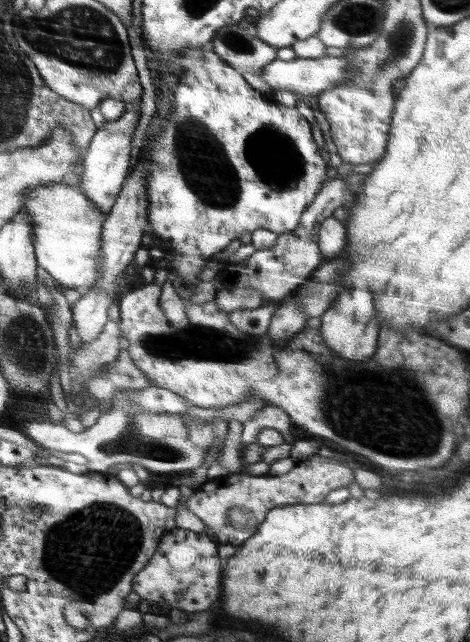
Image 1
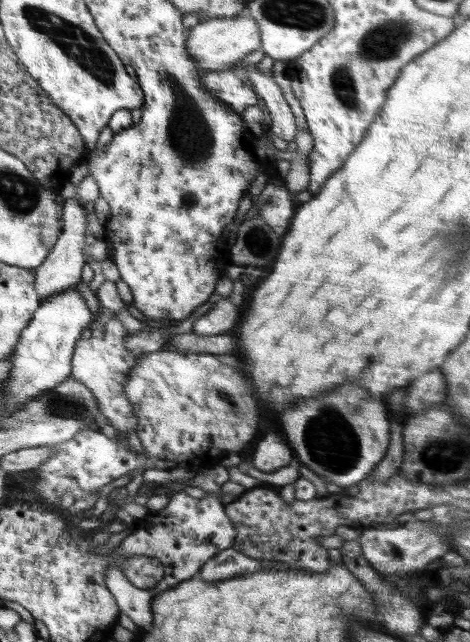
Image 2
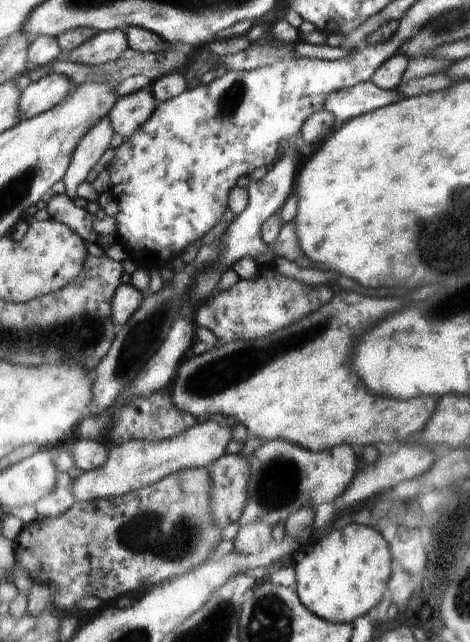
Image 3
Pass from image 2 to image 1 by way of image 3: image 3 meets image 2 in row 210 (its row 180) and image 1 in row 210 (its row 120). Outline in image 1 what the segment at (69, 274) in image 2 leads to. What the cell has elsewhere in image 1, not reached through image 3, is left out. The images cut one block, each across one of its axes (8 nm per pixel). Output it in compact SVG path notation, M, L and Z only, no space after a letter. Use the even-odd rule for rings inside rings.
M140 100L125 103L124 114L114 120L104 123L97 129L90 141L88 150L83 158L83 167L79 176L77 187L84 196L91 200L100 212L108 214L114 206L122 185L128 174L128 162L130 162L131 140L140 116Z

